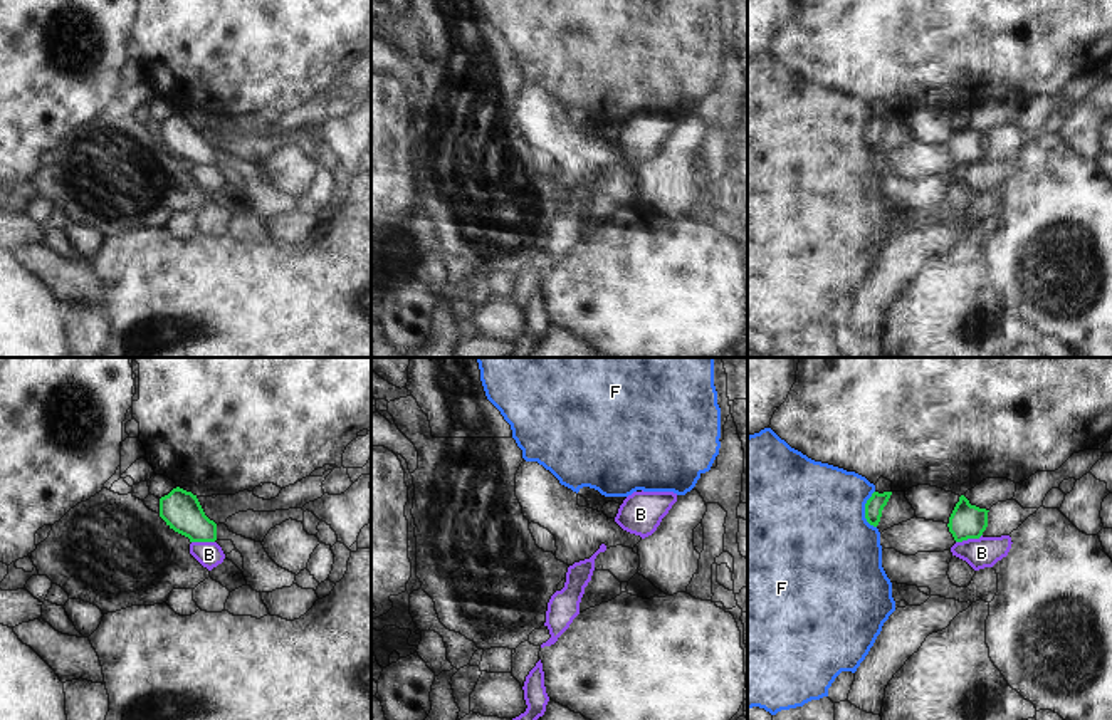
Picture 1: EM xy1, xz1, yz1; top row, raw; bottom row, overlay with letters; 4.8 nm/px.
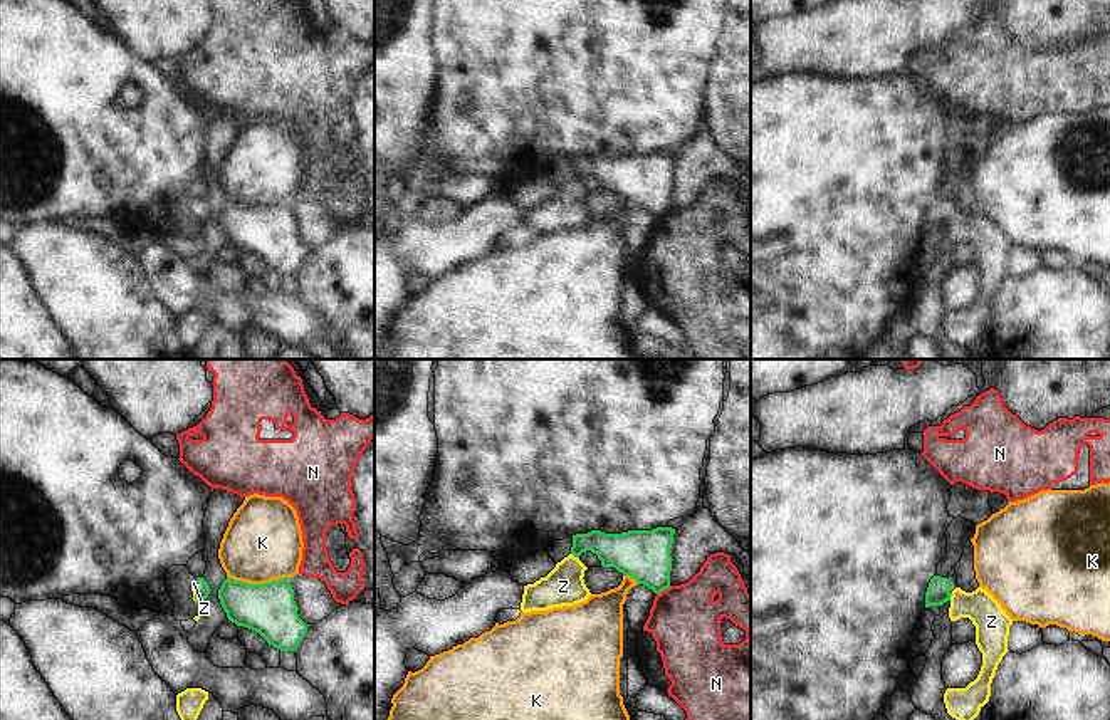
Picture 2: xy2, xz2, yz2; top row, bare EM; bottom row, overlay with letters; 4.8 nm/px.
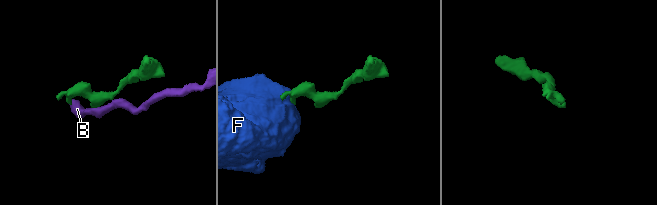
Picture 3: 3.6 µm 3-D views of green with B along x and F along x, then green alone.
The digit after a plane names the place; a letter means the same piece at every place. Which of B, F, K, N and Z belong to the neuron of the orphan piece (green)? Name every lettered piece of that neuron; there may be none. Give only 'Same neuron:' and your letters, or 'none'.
Same neuron: Z

